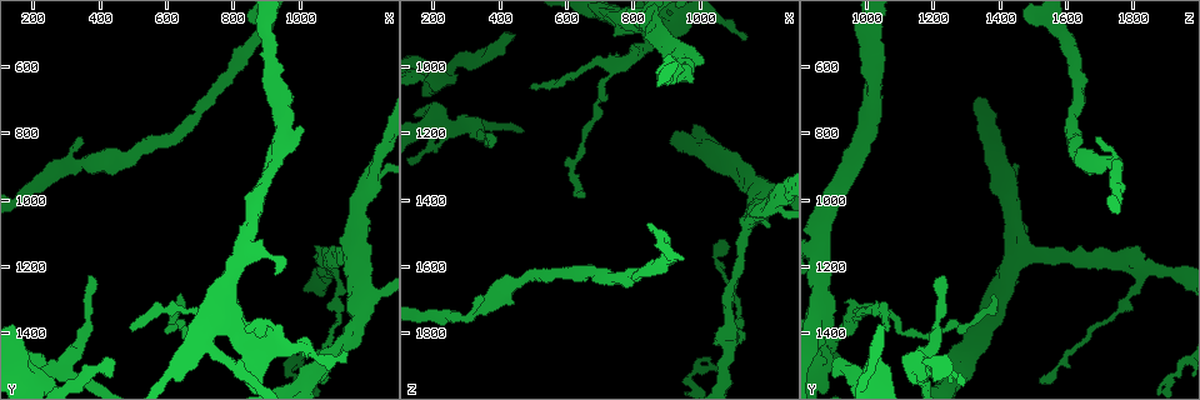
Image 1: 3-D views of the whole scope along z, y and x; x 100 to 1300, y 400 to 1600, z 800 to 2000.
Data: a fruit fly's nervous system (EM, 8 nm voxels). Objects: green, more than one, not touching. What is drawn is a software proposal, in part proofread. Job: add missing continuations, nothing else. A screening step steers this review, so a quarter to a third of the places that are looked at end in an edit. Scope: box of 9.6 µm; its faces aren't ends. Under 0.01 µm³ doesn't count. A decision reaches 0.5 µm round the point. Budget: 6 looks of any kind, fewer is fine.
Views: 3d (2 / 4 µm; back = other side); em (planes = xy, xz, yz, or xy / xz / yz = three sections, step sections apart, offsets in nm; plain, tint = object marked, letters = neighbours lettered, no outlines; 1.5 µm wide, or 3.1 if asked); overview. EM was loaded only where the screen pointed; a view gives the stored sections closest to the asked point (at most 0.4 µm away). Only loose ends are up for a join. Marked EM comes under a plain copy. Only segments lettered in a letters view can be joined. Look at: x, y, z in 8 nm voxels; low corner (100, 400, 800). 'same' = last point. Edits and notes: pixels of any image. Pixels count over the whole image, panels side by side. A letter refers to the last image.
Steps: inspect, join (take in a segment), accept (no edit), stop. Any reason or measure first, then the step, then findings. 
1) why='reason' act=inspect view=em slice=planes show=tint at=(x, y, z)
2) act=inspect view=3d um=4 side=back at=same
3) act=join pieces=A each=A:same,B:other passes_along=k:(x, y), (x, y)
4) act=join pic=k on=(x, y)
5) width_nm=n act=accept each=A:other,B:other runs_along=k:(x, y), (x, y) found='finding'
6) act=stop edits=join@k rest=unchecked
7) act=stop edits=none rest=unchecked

act=inspect view=em slice=planes show=letters at=(420, 1530, 900)

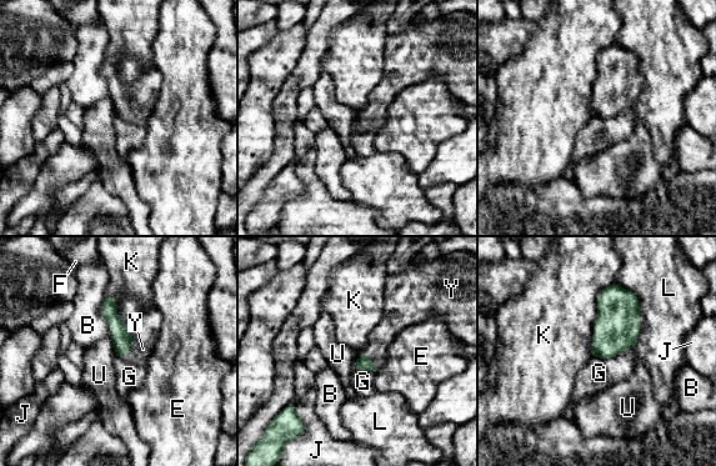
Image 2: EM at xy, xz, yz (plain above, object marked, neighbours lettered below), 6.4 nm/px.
act=join pieces=Y each=B:other,E:other,F:other,G:other,J:other,K:other,L:other,U:other,Y:same passes_along=2:(362, 364), (366, 356), (389, 326) found='it goes on there'

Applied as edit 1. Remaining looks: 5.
why='see it whole again' act=inspect view=overview

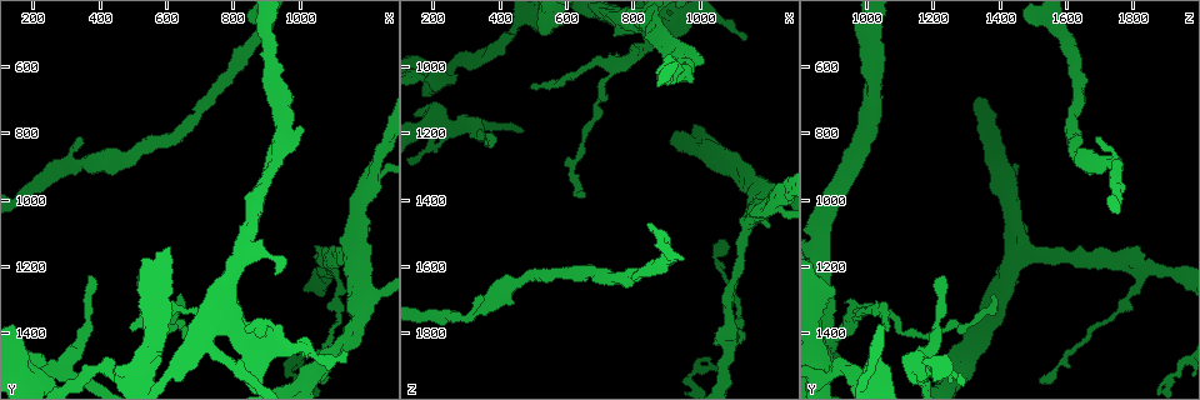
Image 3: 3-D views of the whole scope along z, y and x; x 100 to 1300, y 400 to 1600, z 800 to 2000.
act=inspect view=3d um=2 at=(370, 1220, 1230)

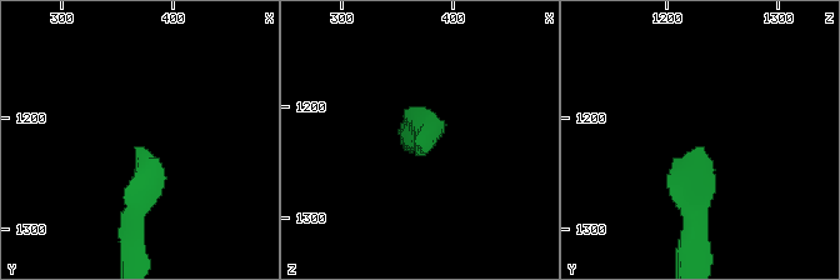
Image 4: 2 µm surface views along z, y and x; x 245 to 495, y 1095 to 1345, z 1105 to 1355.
why='now the EM' act=inspect view=em slice=planes show=letters at=(374, 1226, 1230)

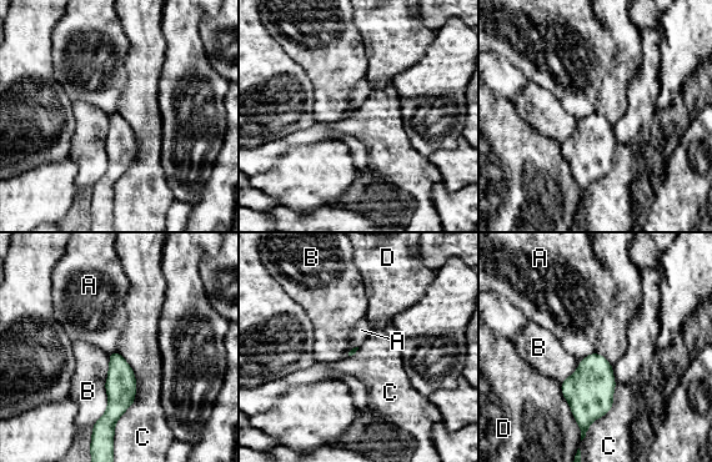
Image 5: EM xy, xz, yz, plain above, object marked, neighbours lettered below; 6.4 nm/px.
act=accept each=A:other,B:other,C:other,D:other border=5:(118, 351), (135, 400), (113, 438) found='no lettered segment goes on from it'

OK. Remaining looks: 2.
act=inspect view=em slice=planes show=letters at=(350, 810, 1680)

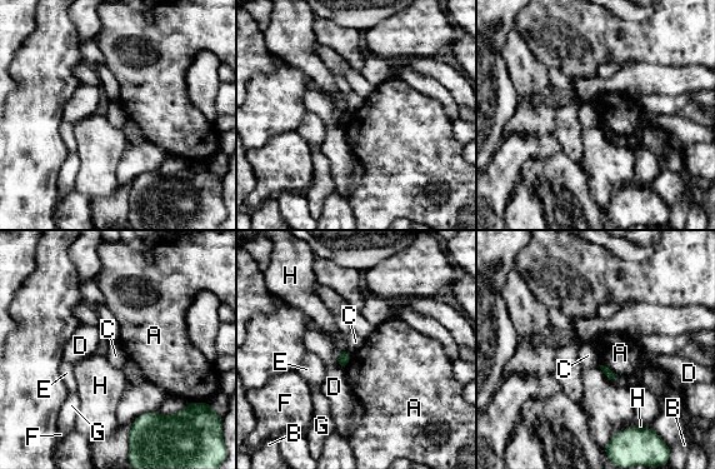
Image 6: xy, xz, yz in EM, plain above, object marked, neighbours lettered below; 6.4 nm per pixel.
act=accept each=A:other,B:other,C:other,D:other,E:other,F:other,G:other,H:other border=6:(345, 349), (350, 353) found='none of them fits'

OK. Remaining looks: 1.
act=stop edits=join@2 rest=unchecked

